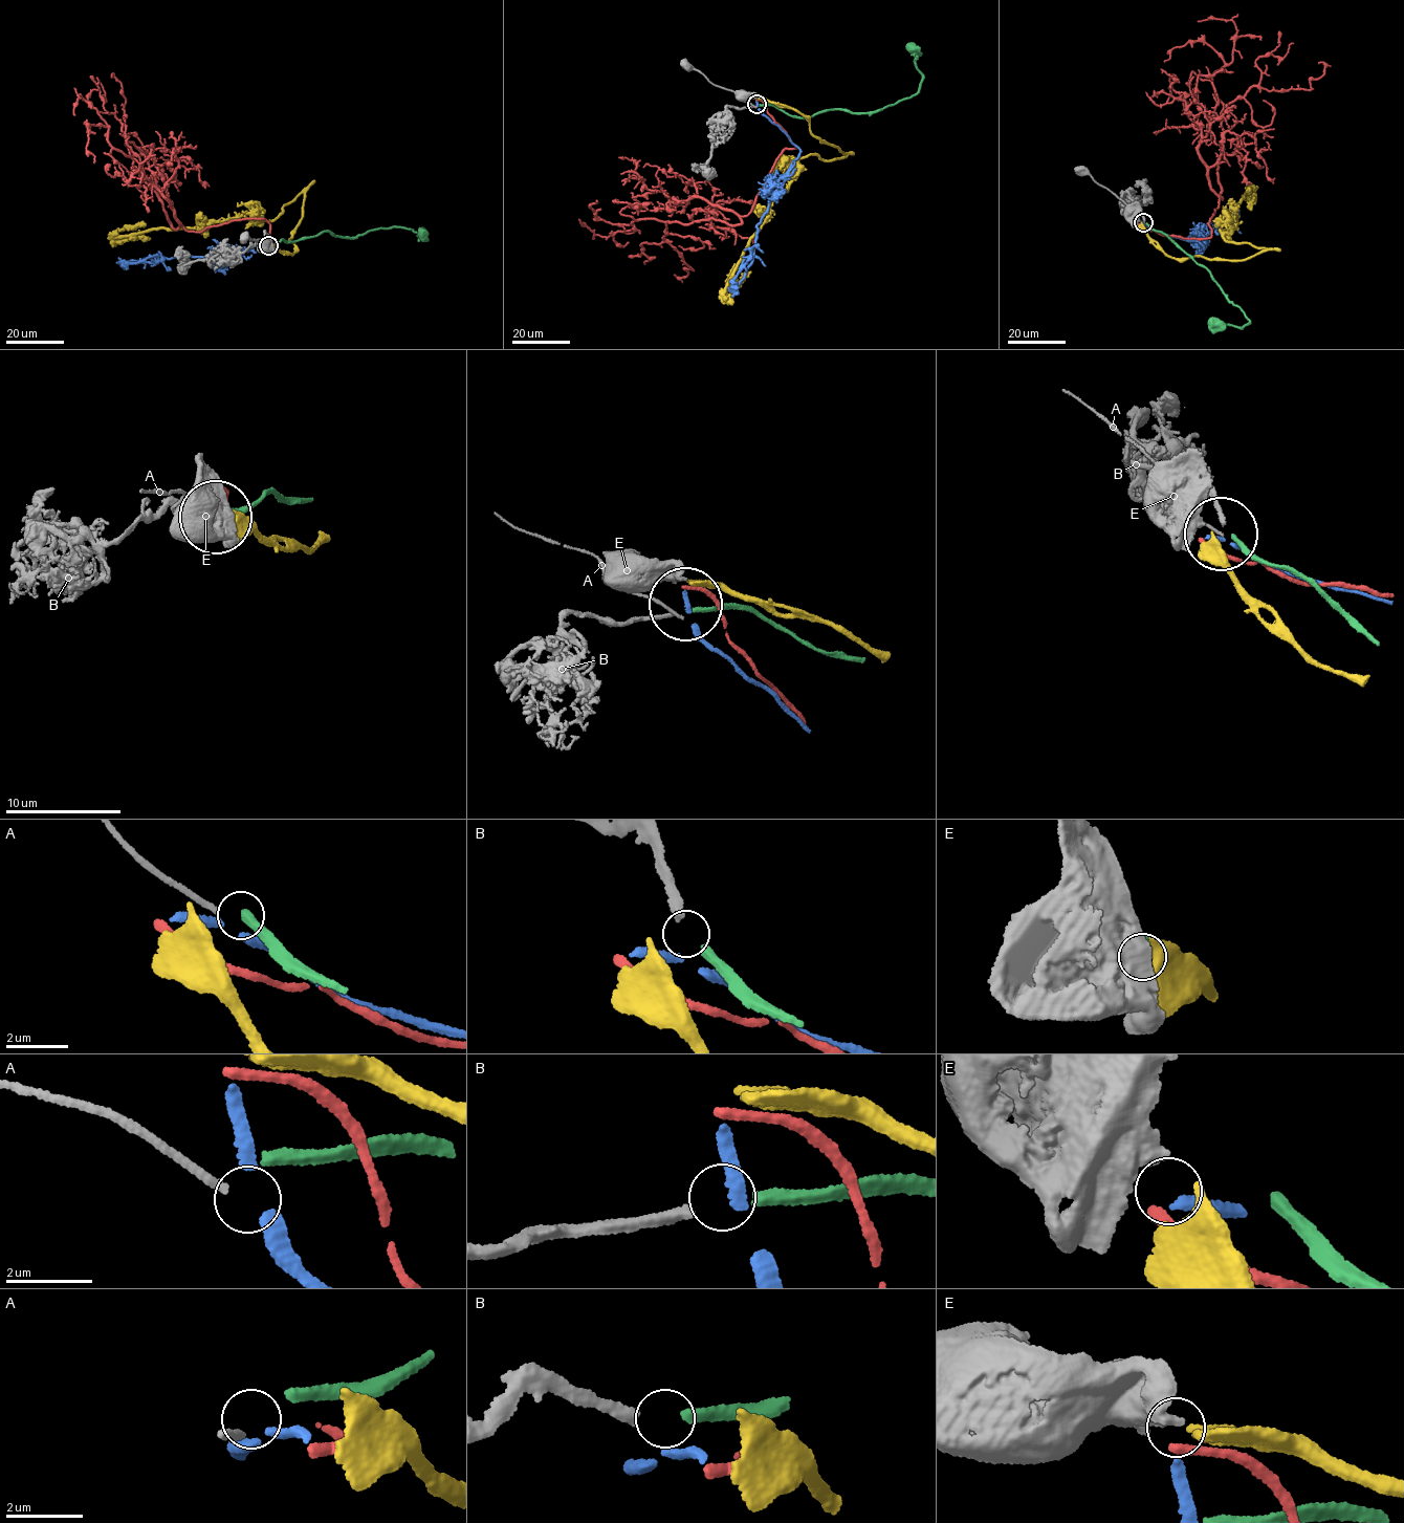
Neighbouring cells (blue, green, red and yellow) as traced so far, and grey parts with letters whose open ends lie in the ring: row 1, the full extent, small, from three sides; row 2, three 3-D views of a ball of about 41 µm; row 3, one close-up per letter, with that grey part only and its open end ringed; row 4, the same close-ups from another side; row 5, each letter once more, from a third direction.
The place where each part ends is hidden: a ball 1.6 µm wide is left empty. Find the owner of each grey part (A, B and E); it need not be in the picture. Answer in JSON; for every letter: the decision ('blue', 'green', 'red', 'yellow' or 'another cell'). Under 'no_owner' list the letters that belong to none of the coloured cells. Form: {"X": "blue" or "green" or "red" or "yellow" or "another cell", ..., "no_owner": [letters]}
{"A": "another cell", "B": "green", "E": "yellow", "no_owner": ["A"]}

